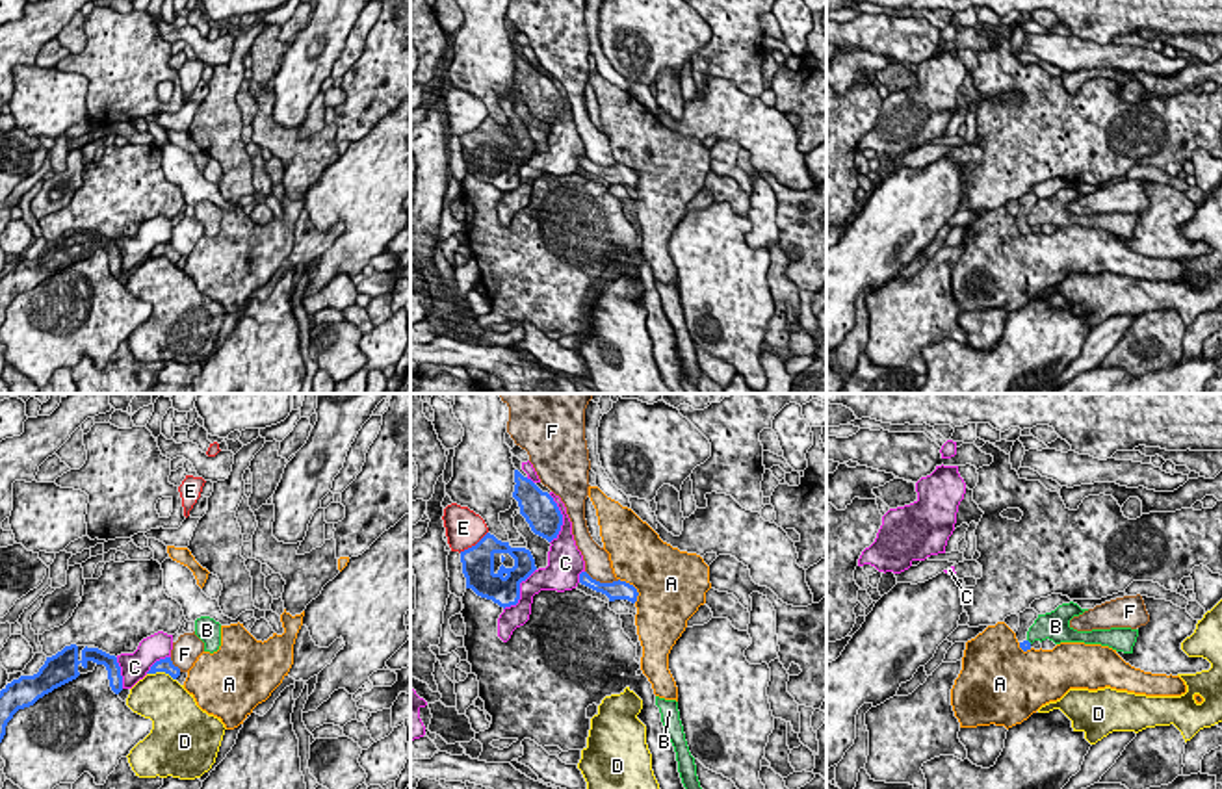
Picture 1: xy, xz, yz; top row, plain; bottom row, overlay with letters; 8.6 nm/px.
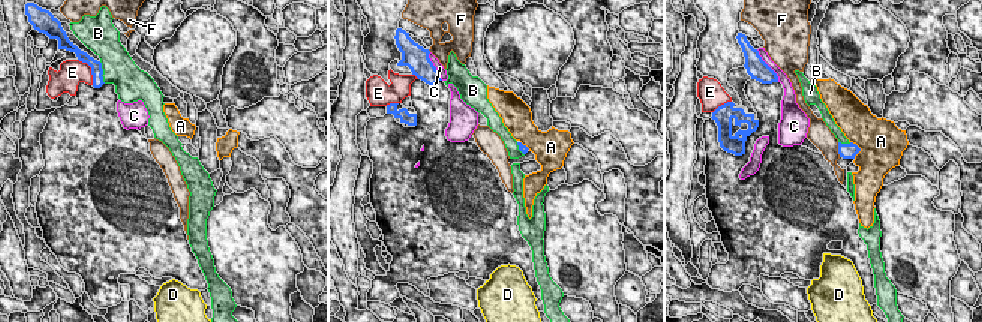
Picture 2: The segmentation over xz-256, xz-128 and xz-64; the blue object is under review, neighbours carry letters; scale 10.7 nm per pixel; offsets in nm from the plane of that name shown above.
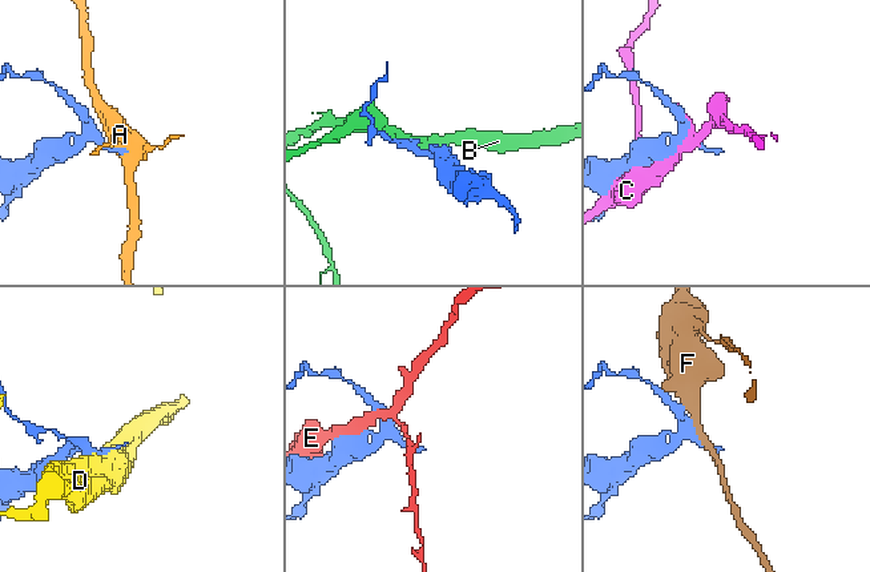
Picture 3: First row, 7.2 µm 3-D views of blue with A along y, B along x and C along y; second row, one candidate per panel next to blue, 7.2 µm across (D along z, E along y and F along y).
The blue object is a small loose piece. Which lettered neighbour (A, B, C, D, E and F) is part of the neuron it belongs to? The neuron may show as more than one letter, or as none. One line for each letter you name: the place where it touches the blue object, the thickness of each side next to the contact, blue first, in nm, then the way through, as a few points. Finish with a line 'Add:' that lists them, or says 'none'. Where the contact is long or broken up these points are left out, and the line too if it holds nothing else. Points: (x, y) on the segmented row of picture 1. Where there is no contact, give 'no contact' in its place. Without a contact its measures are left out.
Add: none

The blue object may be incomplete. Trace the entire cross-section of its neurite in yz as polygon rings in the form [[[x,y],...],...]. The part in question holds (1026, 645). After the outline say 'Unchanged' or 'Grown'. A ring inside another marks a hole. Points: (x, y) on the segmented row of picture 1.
[[[1029,607],[1023,613],[1020,613],[1018,616],[1020,616],[1020,627],[1016,631],[1016,639],[1020,642],[1020,648],[1023,652],[1027,652],[1027,650],[1031,650],[1031,642],[1027,640],[1027,631],[1034,624],[1034,620],[1038,618],[1038,613]]]. Grown

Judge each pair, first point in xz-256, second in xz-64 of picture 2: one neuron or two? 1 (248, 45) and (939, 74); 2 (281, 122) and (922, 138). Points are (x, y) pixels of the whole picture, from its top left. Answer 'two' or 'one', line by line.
1: one
2: two

